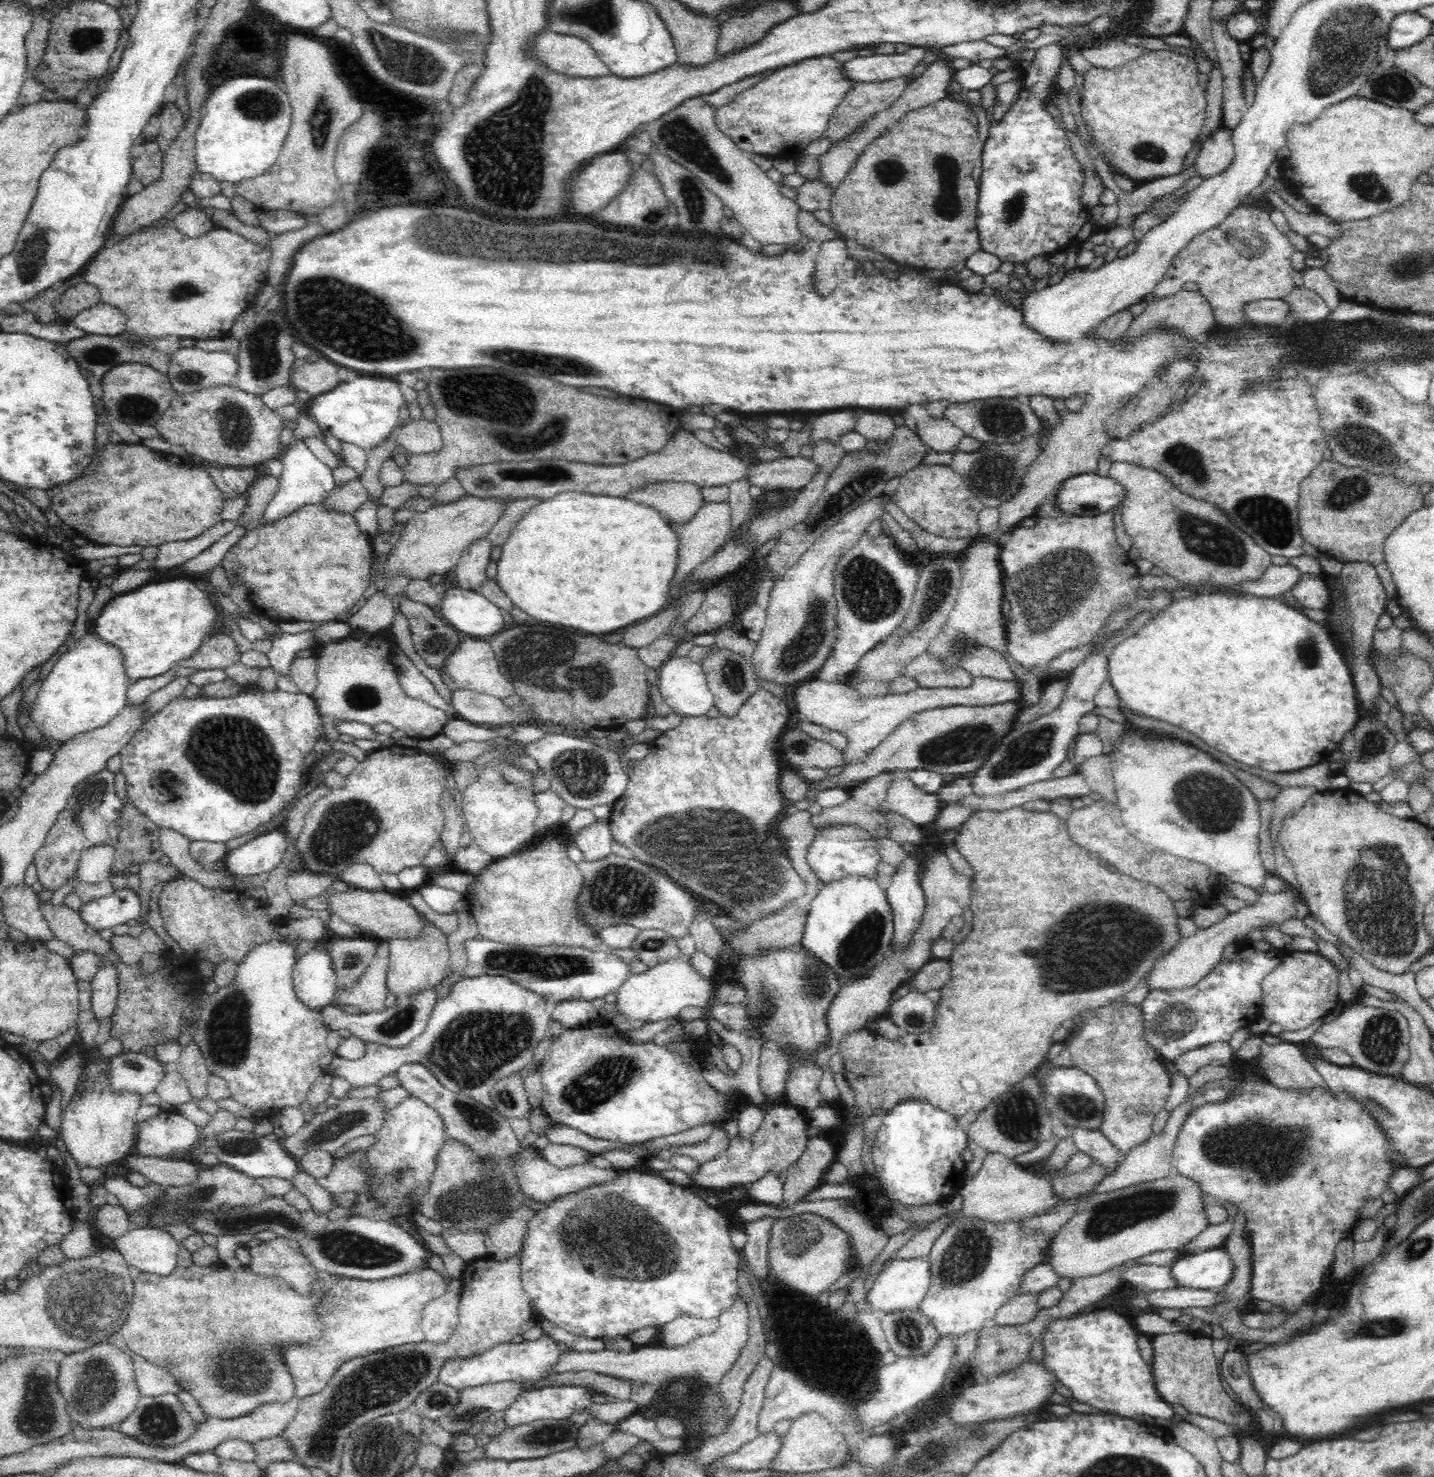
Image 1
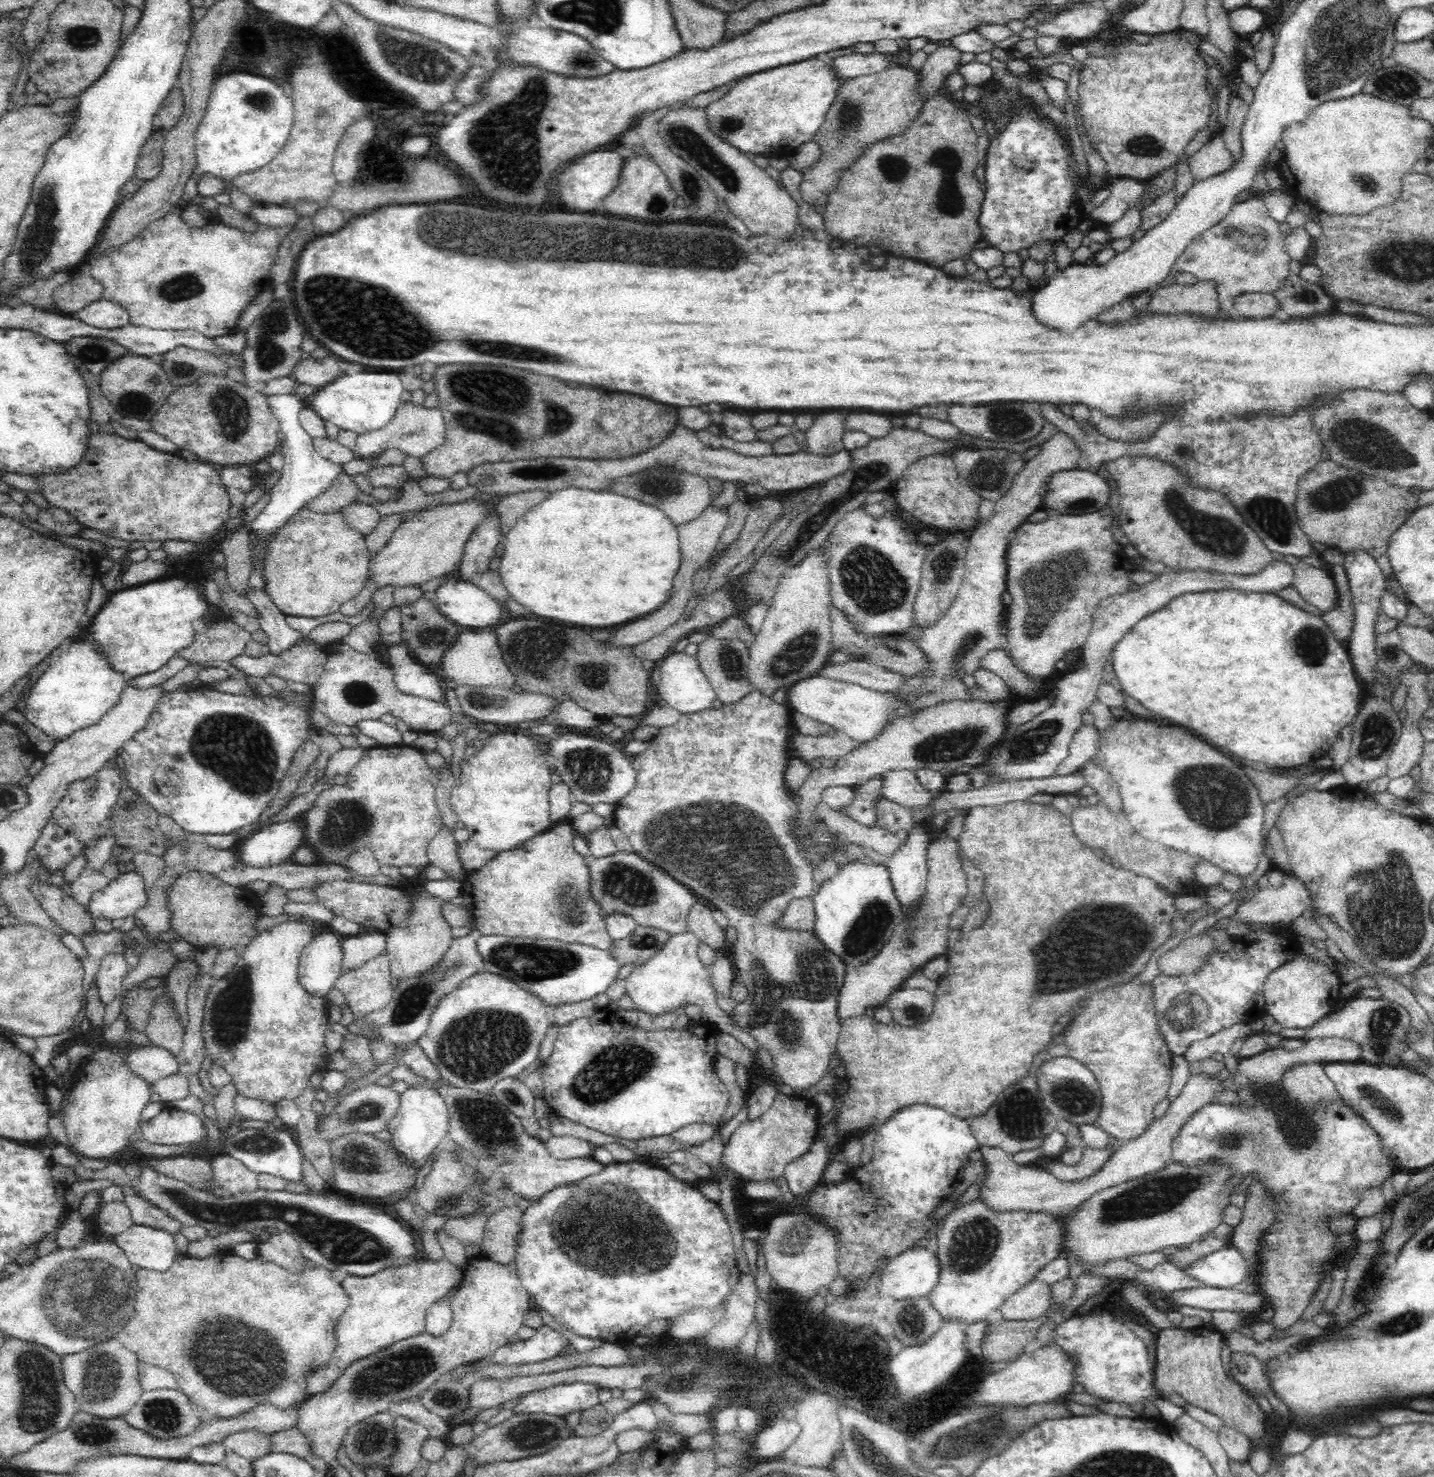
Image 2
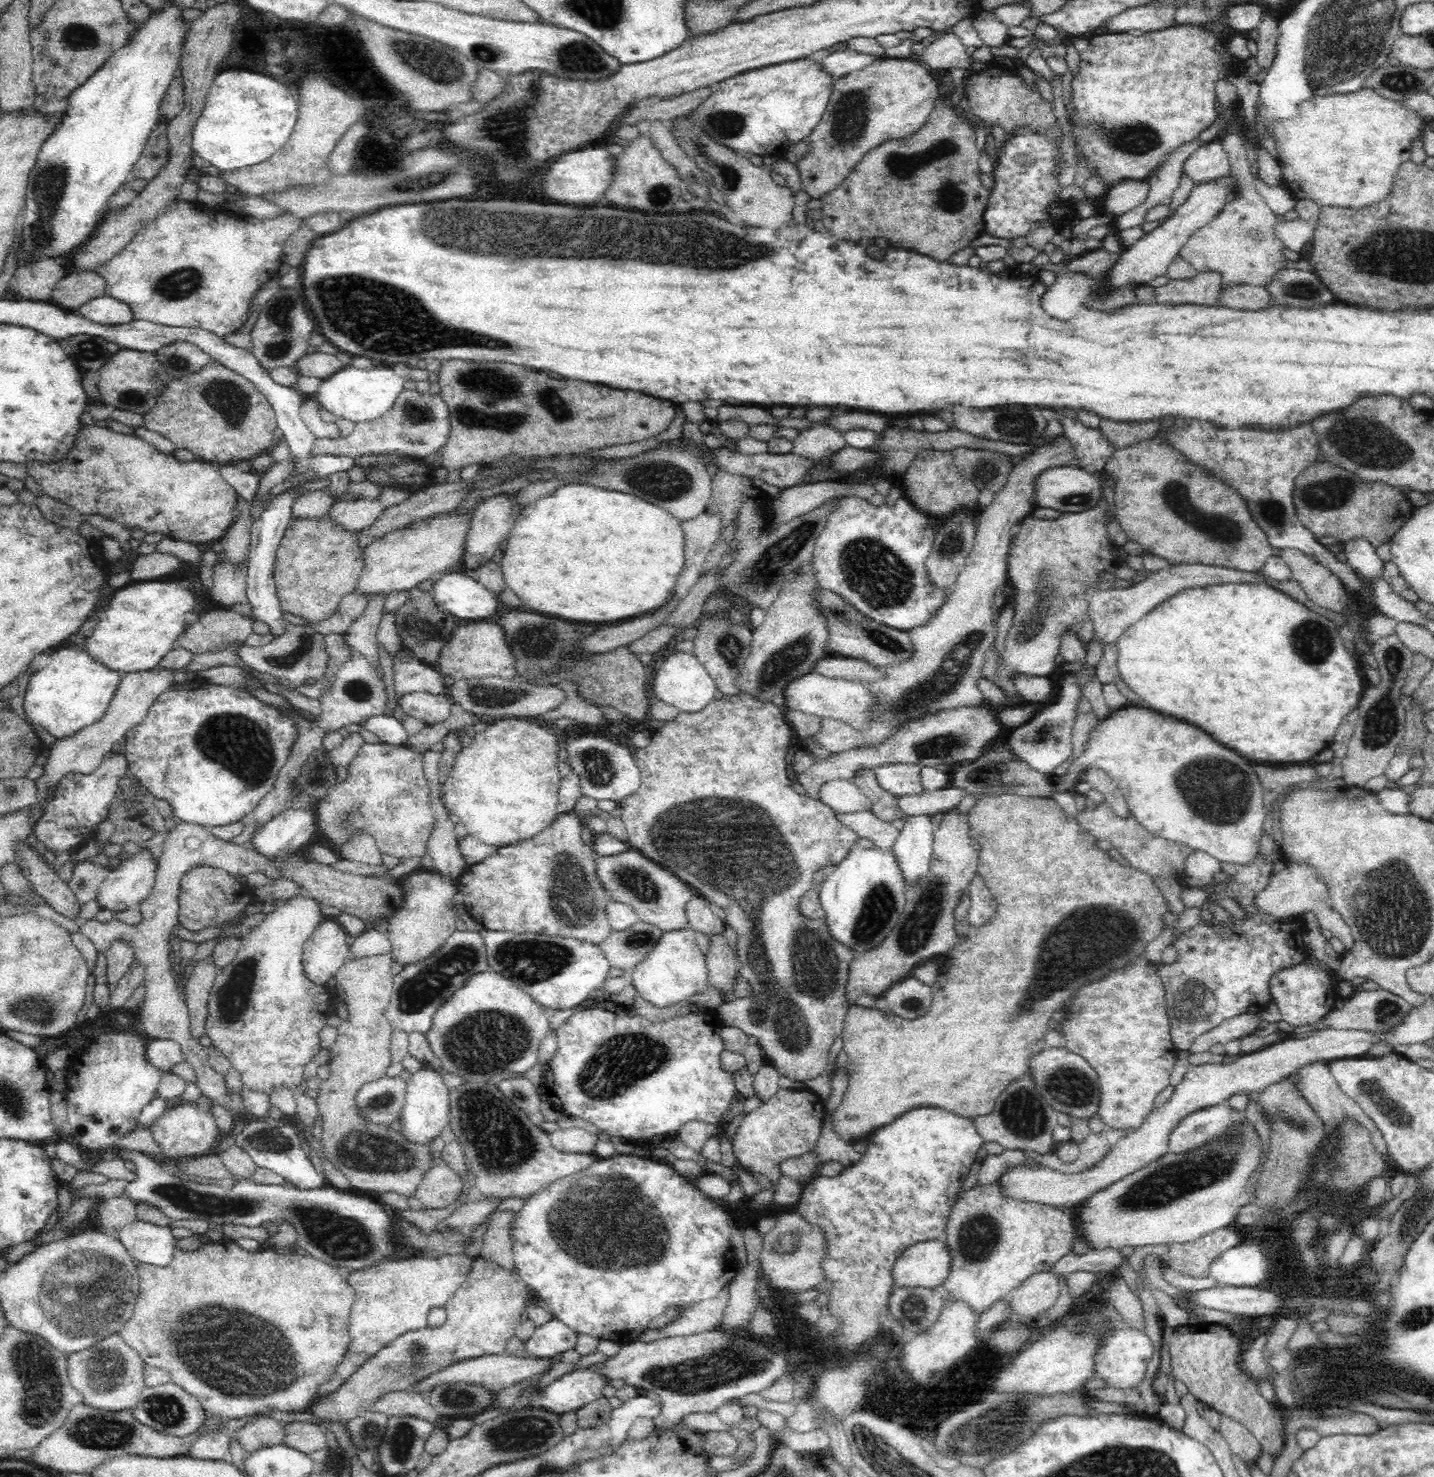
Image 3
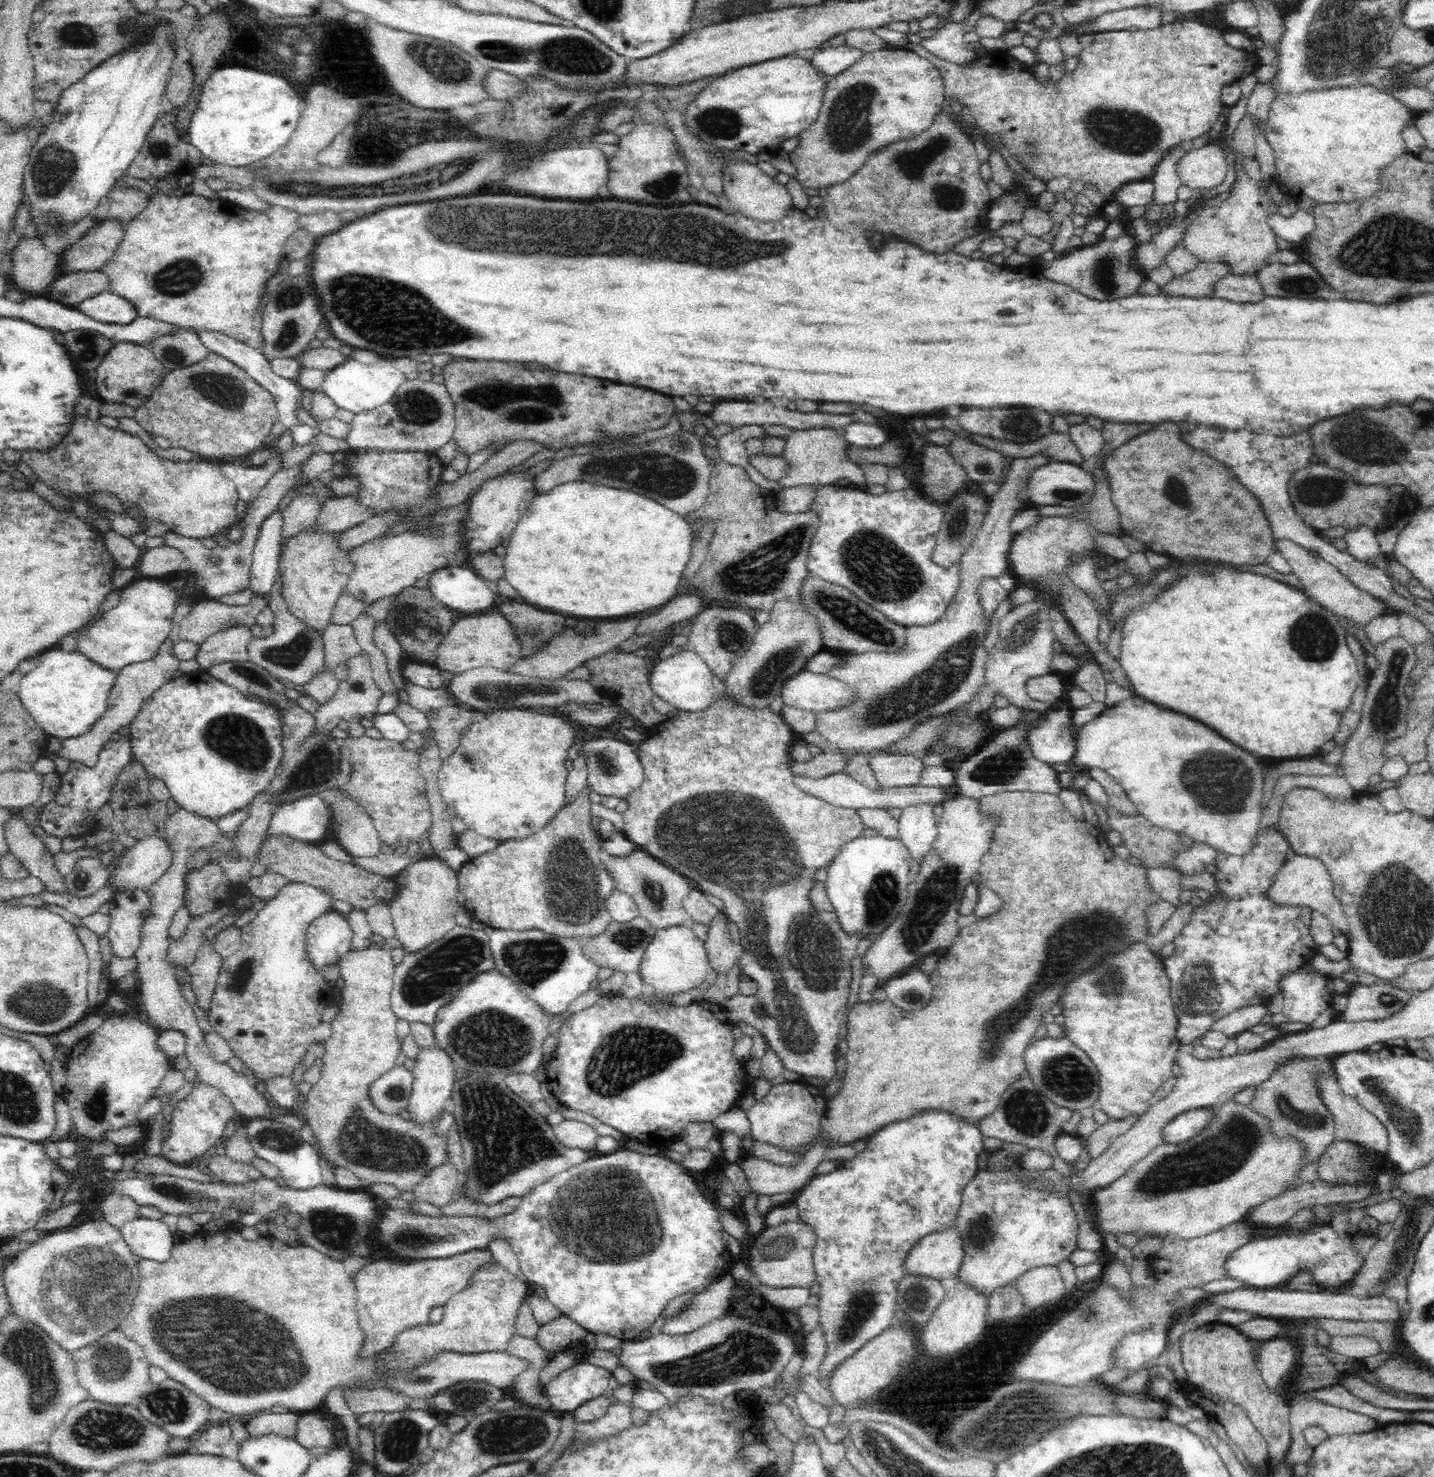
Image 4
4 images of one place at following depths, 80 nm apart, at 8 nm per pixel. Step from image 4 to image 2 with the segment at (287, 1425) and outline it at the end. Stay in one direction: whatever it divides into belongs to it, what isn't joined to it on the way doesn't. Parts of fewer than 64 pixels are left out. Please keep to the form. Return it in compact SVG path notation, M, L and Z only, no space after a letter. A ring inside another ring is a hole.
M246 1429L230 1433L223 1441L226 1452L234 1450L242 1457L254 1460L270 1451L272 1433L260 1429Z

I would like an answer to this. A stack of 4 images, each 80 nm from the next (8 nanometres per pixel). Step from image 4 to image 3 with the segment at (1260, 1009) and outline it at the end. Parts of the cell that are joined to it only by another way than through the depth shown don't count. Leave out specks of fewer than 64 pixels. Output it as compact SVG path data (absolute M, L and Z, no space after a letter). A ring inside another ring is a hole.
M1259 1012L1240 1013L1231 1016L1222 1021L1218 1026L1212 1027L1212 1030L1196 1038L1189 1048L1189 1052L1208 1051L1209 1046L1214 1043L1222 1043L1225 1046L1232 1039L1239 1039L1255 1032L1260 1028L1259 1023L1261 1021L1262 1016Z

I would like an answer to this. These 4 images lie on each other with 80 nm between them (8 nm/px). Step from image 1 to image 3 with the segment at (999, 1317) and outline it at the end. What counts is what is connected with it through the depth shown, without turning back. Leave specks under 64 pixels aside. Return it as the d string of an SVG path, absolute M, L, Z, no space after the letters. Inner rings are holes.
M1052 1271L1035 1272L1010 1292L1012 1315L1034 1321L1038 1315L1056 1304L1059 1276Z

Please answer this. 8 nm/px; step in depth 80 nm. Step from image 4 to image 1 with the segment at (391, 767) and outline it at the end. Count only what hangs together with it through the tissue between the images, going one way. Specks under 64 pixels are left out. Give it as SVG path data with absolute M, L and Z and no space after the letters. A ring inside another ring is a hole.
M390 745L383 747L375 752L368 753L368 756L360 762L348 776L344 777L345 782L342 788L330 790L328 794L318 798L314 805L308 810L305 815L304 825L302 831L299 833L295 843L296 851L304 869L314 871L316 873L334 873L341 875L345 868L356 861L366 861L372 863L376 869L376 873L394 873L404 870L404 868L412 868L412 866L420 866L424 864L424 858L428 854L429 848L441 838L444 826L444 815L440 805L443 790L451 786L450 769L438 758L422 752L417 747L403 747L402 745Z

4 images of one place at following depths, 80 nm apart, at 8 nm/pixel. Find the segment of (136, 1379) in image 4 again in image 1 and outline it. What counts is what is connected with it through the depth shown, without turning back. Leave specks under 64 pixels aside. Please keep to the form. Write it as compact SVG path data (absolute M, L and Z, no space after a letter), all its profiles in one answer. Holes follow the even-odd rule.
M106 1340L104 1343L96 1343L96 1346L89 1346L88 1350L64 1356L60 1365L59 1387L66 1397L68 1411L72 1417L72 1425L80 1423L84 1427L109 1427L110 1425L116 1427L120 1425L123 1418L126 1418L136 1408L141 1394L135 1378L133 1360L116 1343L110 1343L110 1340Z

